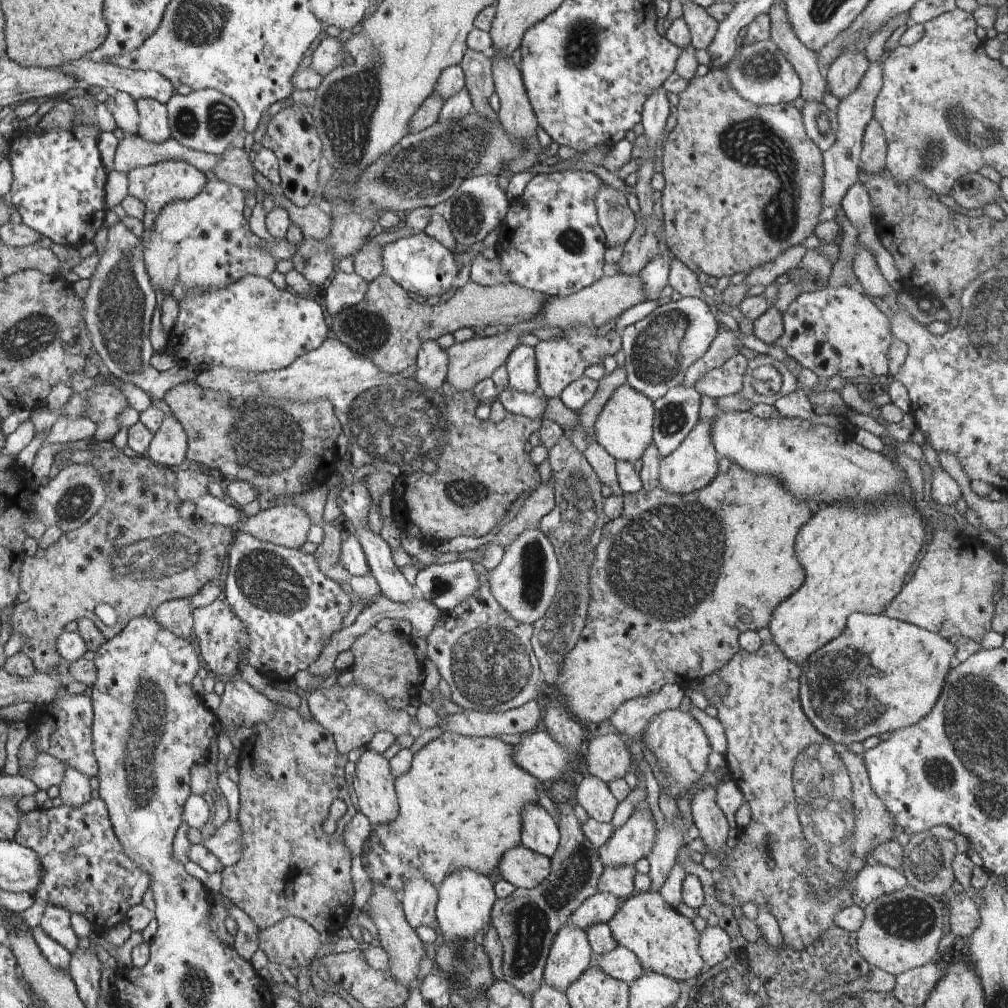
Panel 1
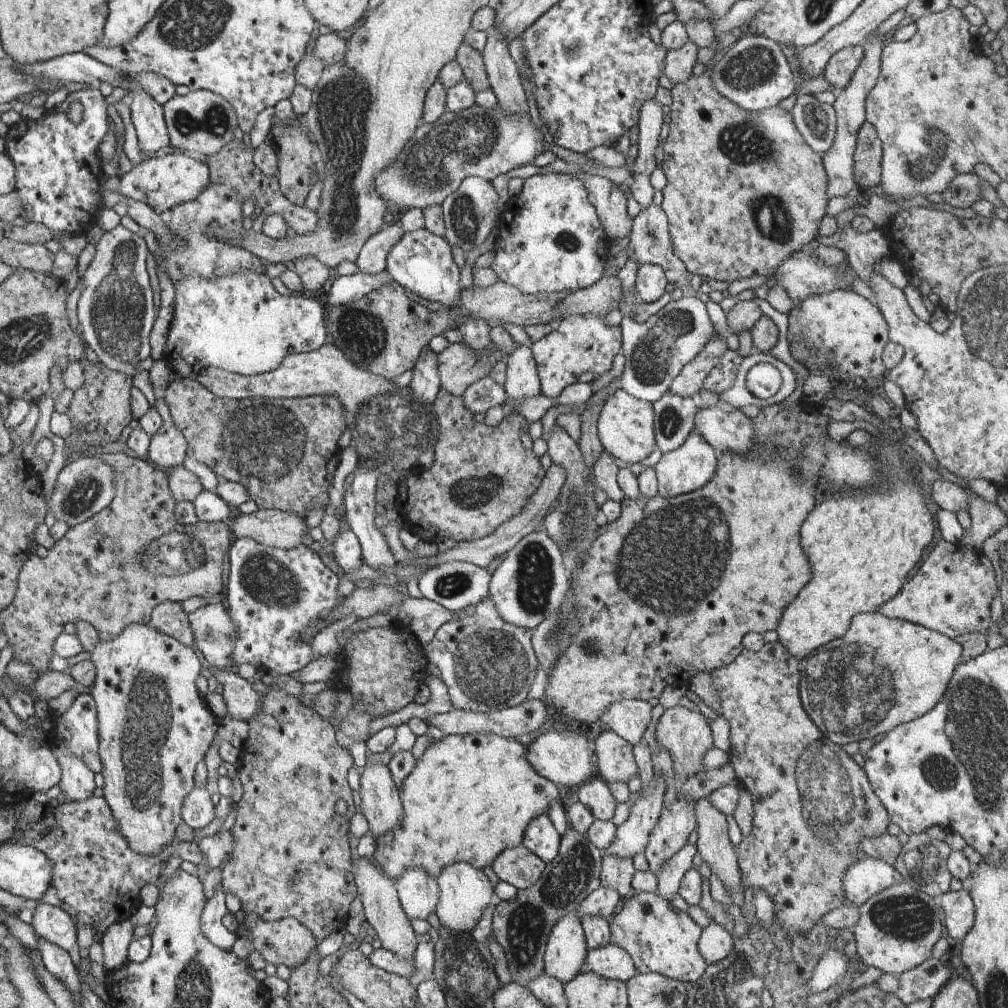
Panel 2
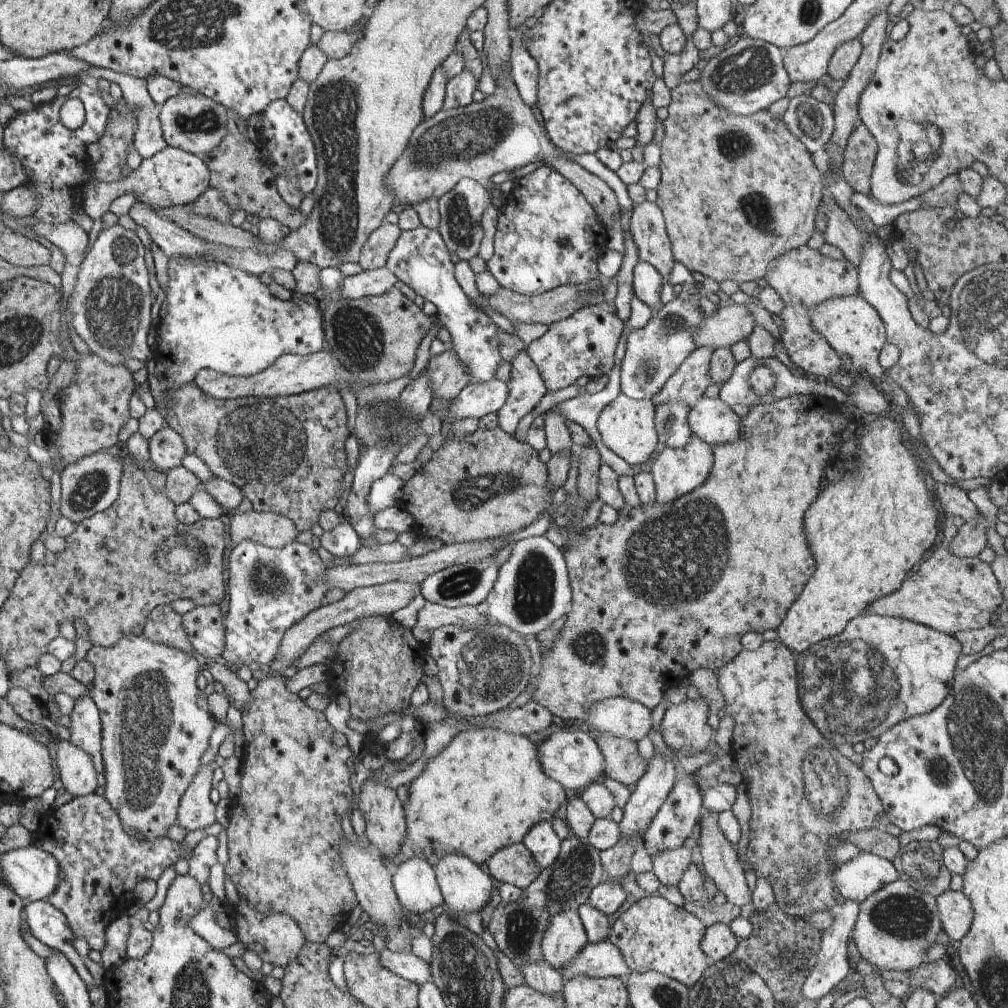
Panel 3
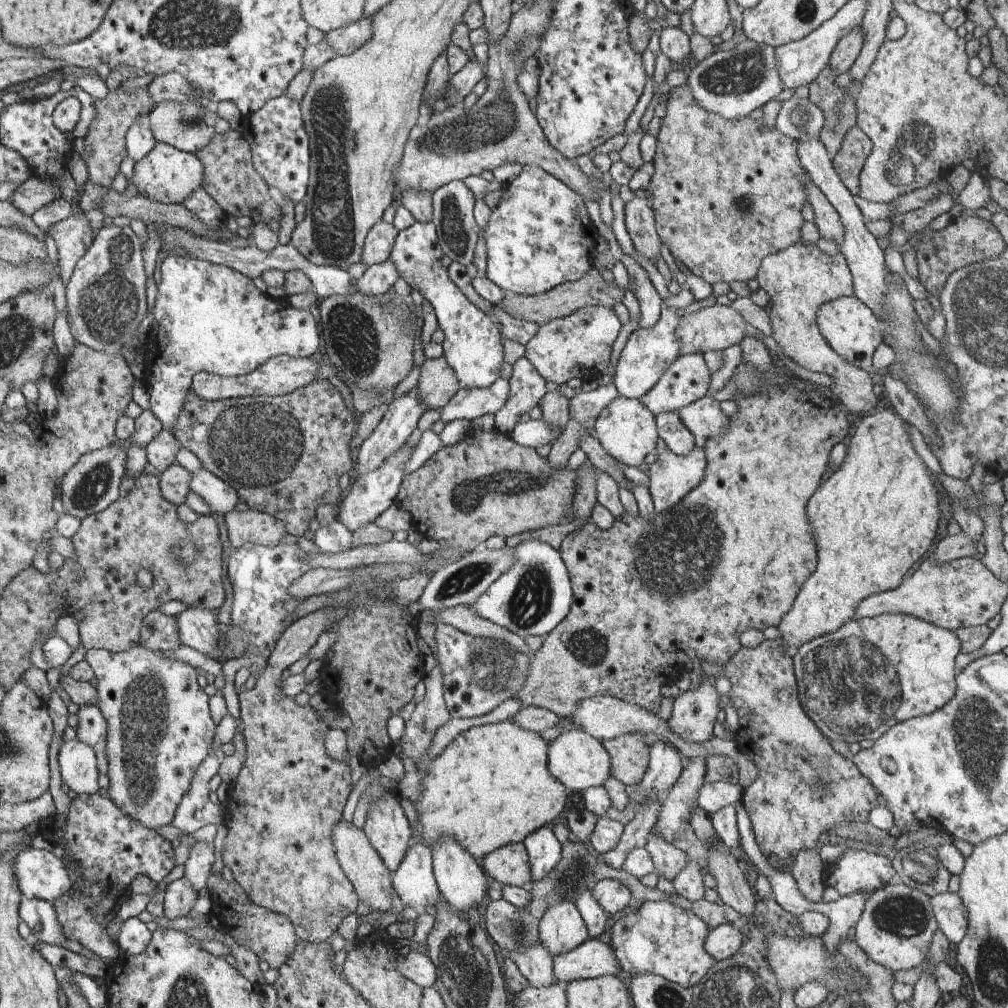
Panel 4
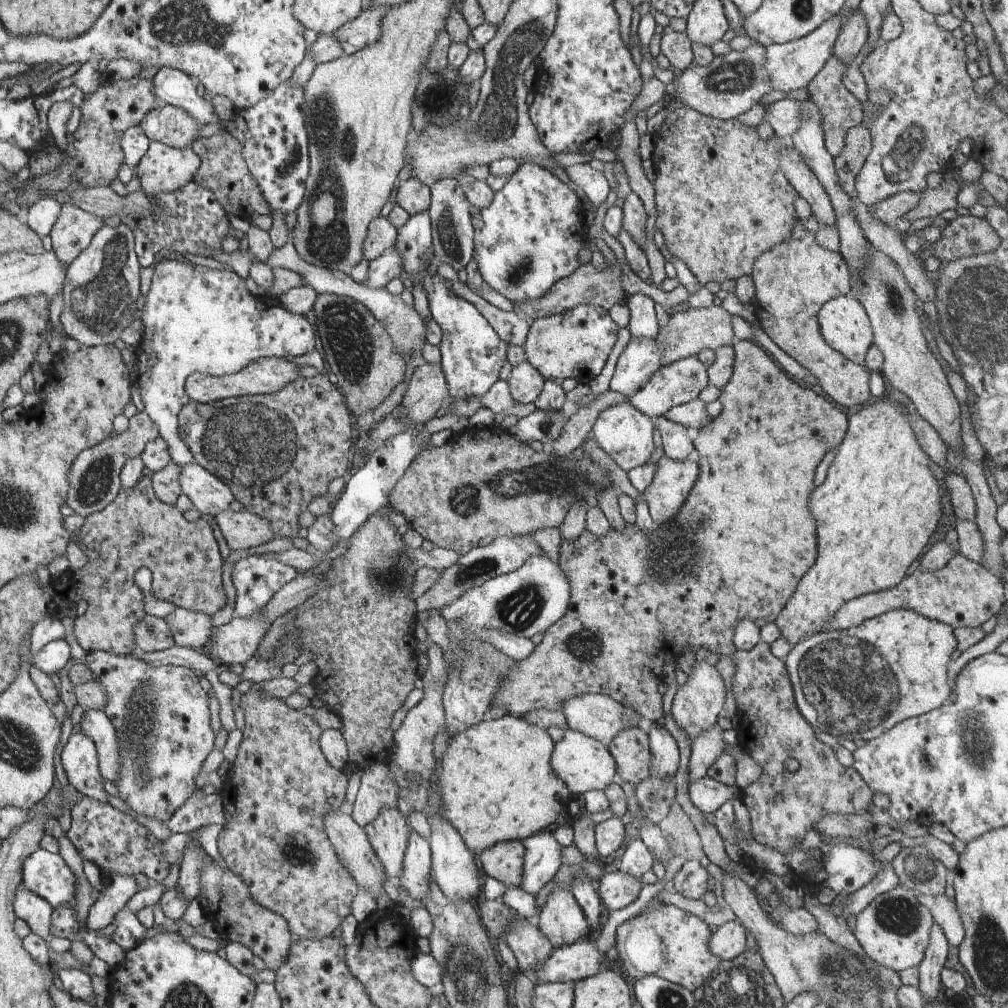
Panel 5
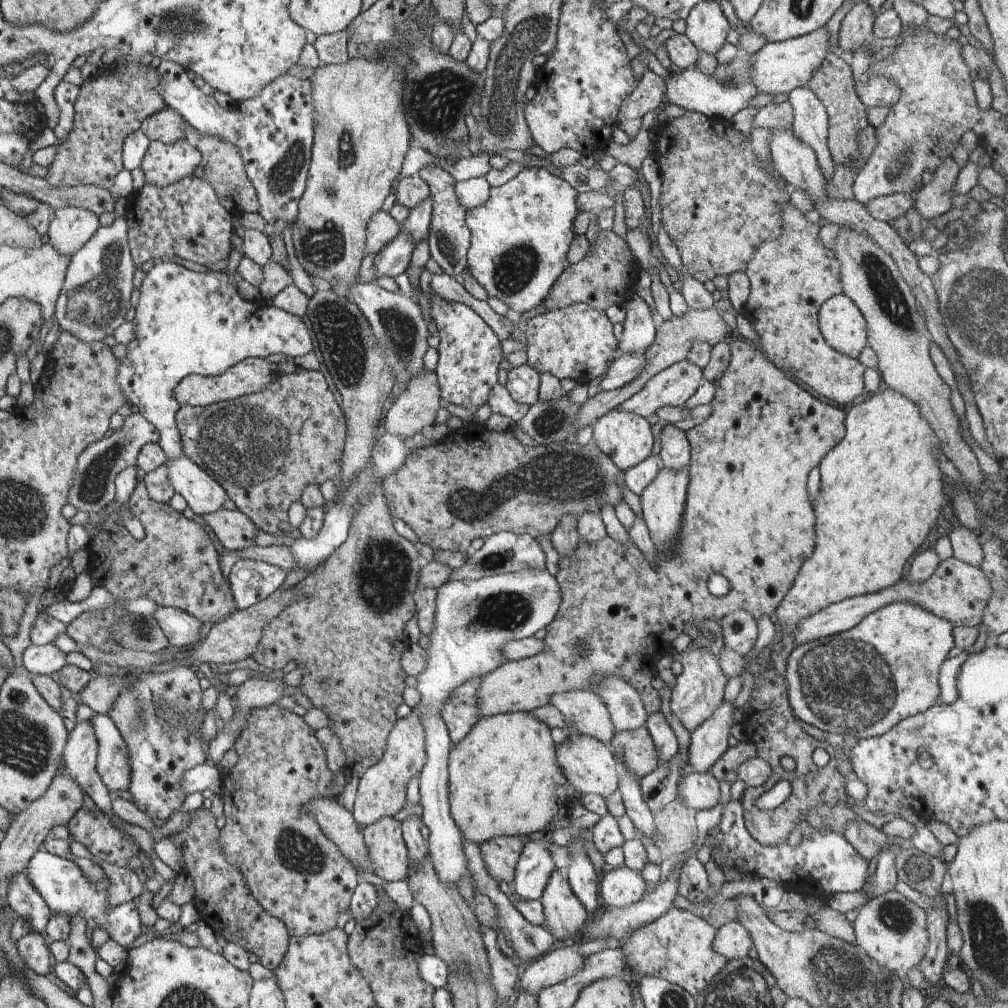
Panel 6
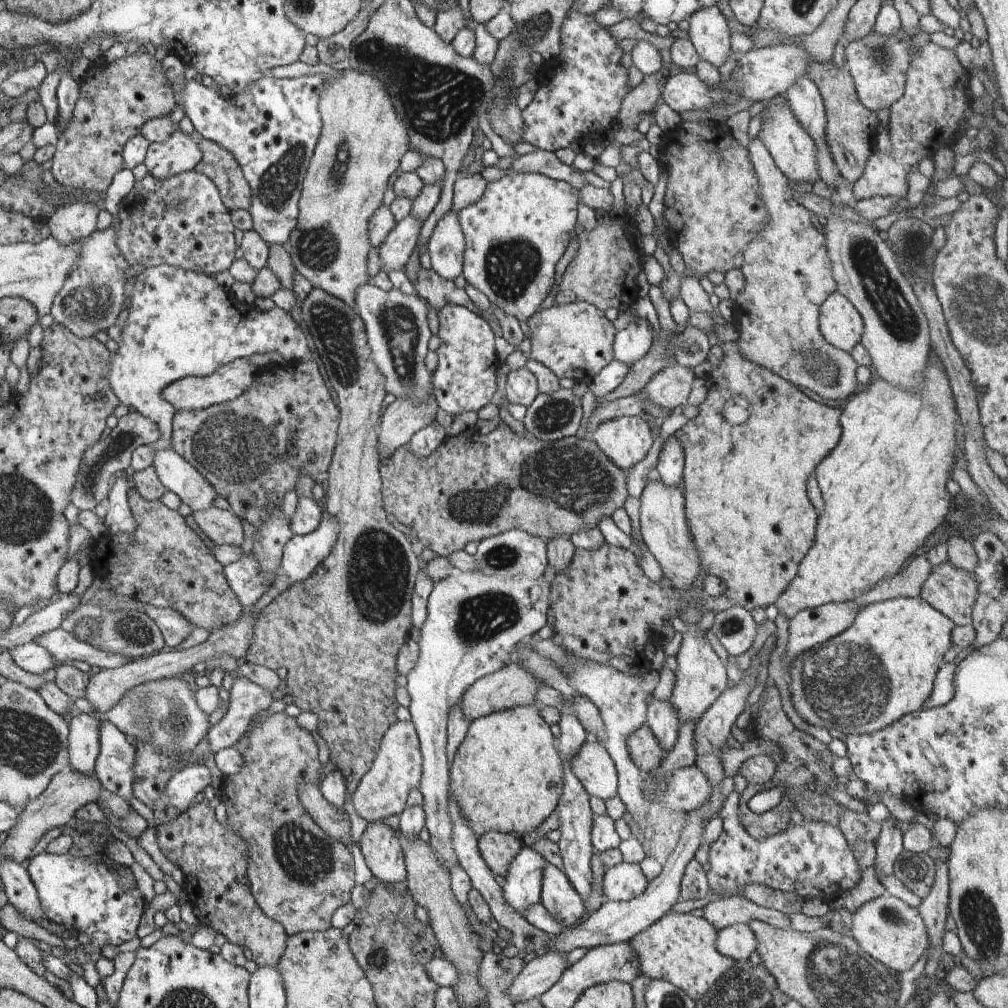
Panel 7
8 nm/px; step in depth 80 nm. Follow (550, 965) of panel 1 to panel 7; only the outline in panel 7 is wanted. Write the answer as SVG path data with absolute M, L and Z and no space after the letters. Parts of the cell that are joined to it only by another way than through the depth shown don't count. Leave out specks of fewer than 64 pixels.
M549 863L541 870L540 904L561 924L561 931L574 927L587 916L581 898L565 874Z

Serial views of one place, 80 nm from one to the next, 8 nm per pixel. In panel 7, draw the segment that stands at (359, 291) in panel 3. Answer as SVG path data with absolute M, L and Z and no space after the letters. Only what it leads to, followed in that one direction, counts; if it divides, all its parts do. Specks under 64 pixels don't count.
M411 212L395 222L395 226L389 230L389 234L378 247L381 271L387 273L404 269L409 256L412 255L420 228L421 220L411 216Z

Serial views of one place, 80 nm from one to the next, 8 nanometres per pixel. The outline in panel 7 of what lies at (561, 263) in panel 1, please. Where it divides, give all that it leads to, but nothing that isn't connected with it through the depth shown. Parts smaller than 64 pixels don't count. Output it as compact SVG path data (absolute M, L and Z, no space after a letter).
M509 172L499 180L485 182L483 196L458 211L458 222L465 235L462 275L465 282L486 296L489 303L517 321L529 319L551 290L555 264L569 241L576 236L576 203L578 191L567 182L543 174Z

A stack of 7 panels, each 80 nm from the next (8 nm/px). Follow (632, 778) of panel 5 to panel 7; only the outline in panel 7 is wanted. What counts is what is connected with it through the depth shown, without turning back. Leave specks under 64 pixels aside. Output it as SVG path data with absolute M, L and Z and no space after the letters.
M646 725L629 734L625 740L625 746L629 757L641 774L647 774L658 768L668 753L661 748L661 744L655 740L655 736Z

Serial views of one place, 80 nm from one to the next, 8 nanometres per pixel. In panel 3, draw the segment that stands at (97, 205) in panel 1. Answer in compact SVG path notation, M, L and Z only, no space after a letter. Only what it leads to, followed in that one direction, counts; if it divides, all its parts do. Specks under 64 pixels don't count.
M82 83L72 90L69 97L76 97L84 105L84 122L79 128L67 130L59 124L59 108L67 96L55 96L50 102L34 106L30 111L17 111L3 128L3 149L18 156L26 171L26 184L33 186L39 194L38 208L32 214L35 220L44 224L63 224L72 221L74 196L71 188L81 189L93 176L87 174L85 146L99 141L103 135L103 122L107 120L109 108L101 100L98 89L89 88Z

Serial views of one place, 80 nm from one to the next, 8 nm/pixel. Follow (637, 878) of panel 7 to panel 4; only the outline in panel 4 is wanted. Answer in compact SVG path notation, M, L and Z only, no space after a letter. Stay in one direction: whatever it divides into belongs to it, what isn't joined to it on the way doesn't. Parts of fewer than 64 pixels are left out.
M604 879L594 883L591 895L611 919L617 917L634 900L629 889L615 880Z

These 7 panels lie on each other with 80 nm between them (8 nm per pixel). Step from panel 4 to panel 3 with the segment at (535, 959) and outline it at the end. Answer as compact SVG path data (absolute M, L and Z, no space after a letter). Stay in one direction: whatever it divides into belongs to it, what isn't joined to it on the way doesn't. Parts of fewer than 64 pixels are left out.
M541 958L538 962L528 963L522 973L524 984L541 995L562 993L563 979L559 972L549 967Z

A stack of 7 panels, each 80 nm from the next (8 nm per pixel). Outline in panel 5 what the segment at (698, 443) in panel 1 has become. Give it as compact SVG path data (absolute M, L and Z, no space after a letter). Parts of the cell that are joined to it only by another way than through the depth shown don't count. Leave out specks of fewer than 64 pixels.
M664 455L655 457L653 463L652 482L643 490L641 497L647 504L652 522L660 527L679 512L697 478L697 463L694 456L677 462Z

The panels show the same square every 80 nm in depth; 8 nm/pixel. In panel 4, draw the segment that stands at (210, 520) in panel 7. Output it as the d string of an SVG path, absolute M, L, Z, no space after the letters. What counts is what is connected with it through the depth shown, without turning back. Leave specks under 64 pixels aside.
M253 508L241 510L241 512L229 510L223 514L223 520L227 538L235 550L241 548L243 544L275 547L279 540L286 536L283 522Z

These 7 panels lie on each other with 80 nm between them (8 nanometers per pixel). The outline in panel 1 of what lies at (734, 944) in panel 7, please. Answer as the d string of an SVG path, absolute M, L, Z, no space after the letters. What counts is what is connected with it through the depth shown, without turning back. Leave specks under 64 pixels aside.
M707 926L698 936L698 954L708 967L719 964L729 955L730 939L719 926Z

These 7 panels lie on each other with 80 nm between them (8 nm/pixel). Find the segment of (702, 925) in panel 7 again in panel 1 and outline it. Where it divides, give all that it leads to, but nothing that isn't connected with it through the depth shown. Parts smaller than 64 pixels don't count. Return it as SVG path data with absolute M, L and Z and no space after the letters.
M641 891L639 894L630 895L627 899L620 901L617 911L606 924L609 926L615 943L635 954L635 958L637 958L644 973L663 974L677 983L701 974L703 960L698 954L698 936L700 933L695 930L692 920L668 906L657 891Z

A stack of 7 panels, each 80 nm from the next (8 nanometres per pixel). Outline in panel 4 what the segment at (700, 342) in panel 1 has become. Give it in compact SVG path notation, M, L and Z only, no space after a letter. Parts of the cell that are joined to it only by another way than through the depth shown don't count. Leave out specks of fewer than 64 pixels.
M665 306L661 308L663 310L661 310L659 320L647 330L635 329L631 332L619 354L613 375L613 386L615 386L618 396L627 399L637 399L639 396L643 396L647 390L651 390L655 386L655 382L663 376L667 366L671 366L680 356L681 342L675 336L675 328L679 324L680 316L677 316L677 312L674 312L672 308L665 308Z

